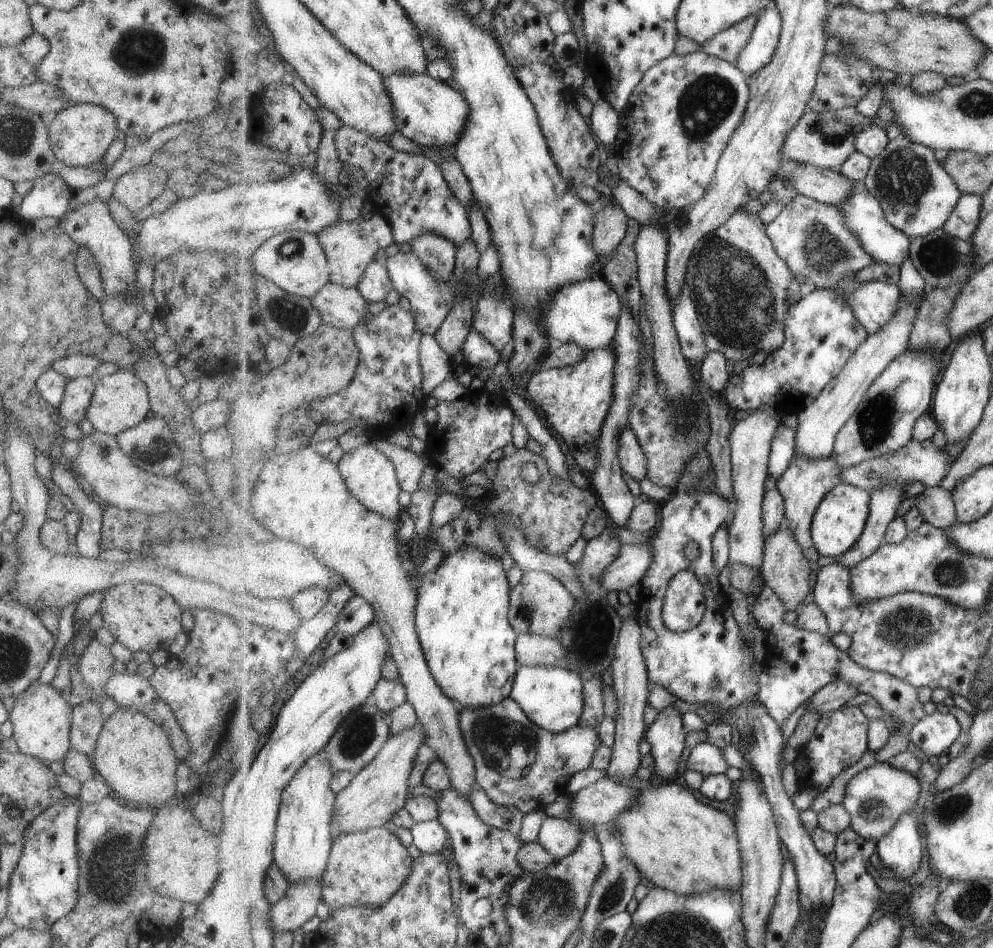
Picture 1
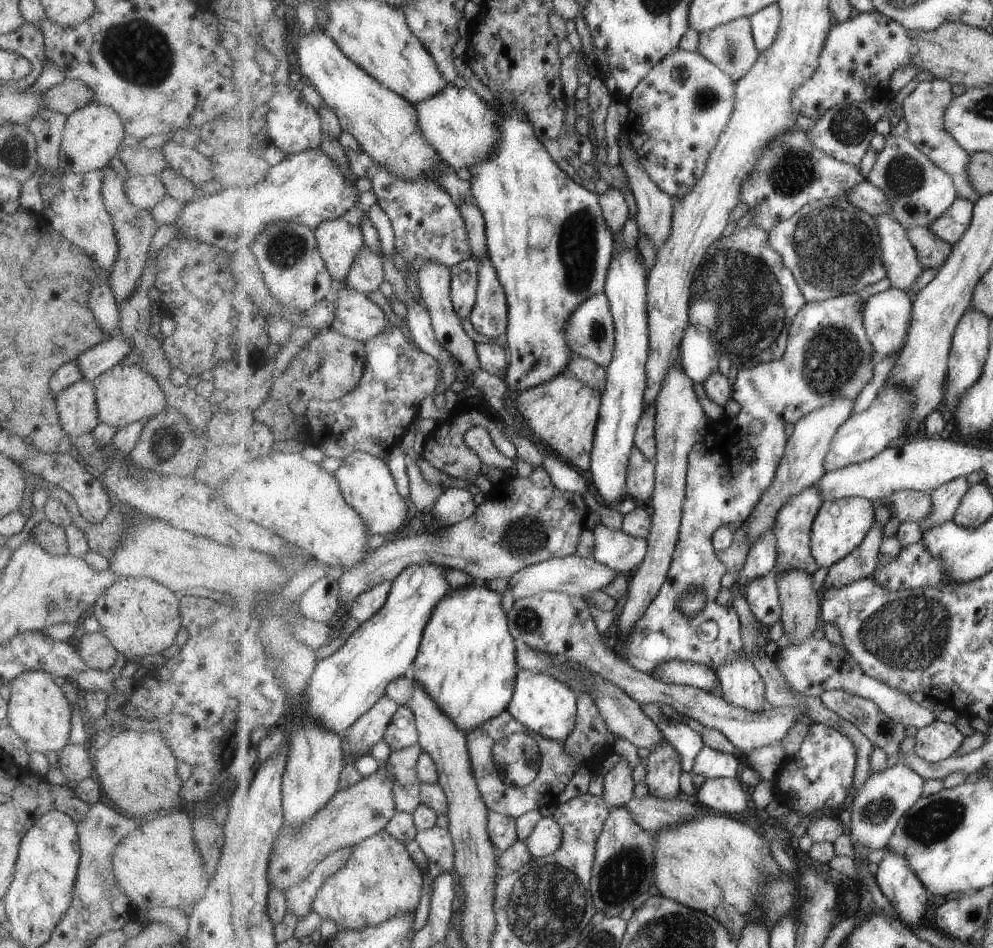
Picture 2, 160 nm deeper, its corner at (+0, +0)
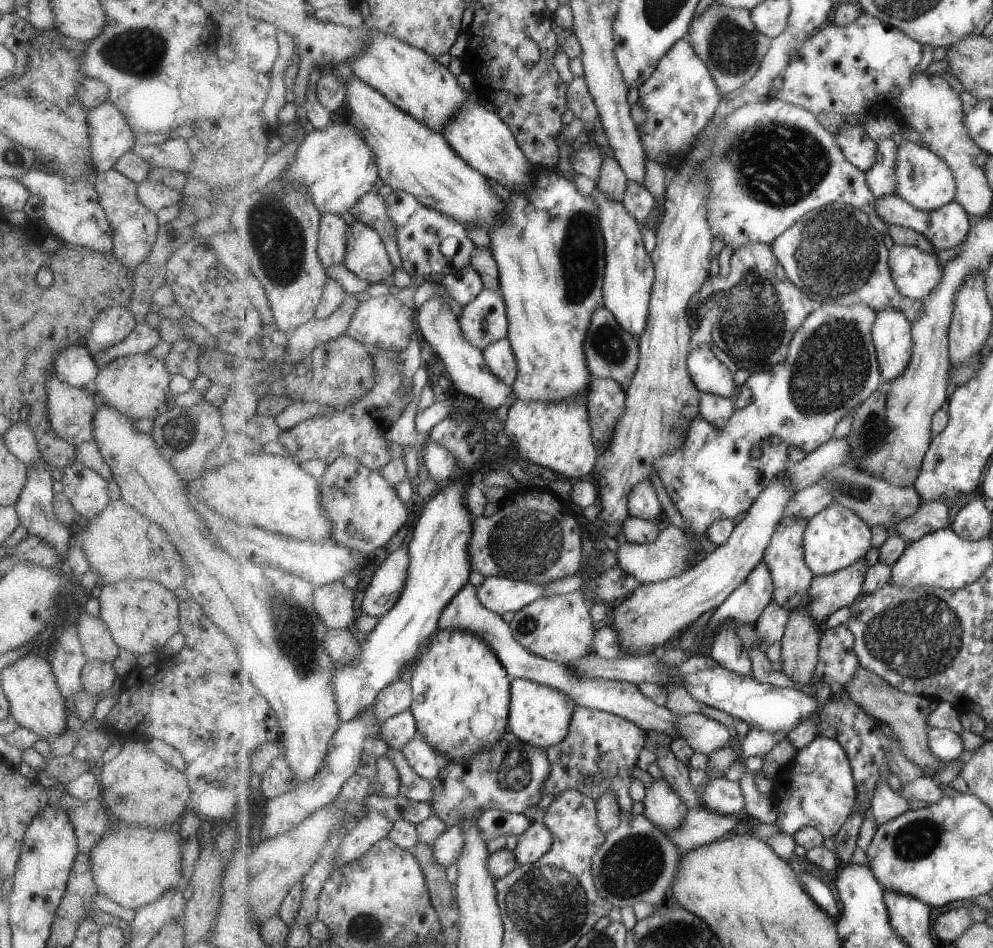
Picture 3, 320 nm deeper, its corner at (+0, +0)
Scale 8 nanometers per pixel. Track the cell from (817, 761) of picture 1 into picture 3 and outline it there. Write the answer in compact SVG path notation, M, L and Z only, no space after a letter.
M817 736L798 751L796 759L777 775L773 791L779 796L774 821L783 833L794 835L807 827L816 828L824 838L835 838L857 804L857 783L850 756L835 739Z

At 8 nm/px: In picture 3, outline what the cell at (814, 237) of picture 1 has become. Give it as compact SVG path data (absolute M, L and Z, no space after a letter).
M831 203L808 212L791 228L788 228L772 244L775 256L781 261L788 277L803 292L819 303L856 305L865 303L876 311L893 307L901 309L912 323L918 321L924 312L924 302L903 296L895 284L890 265L890 250L885 244L883 233L871 226L871 218L856 206L845 203Z

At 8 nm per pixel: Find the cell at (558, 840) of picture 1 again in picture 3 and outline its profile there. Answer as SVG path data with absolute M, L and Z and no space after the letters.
M542 821L534 822L519 837L519 844L515 850L519 865L533 864L545 856L554 843L551 829Z

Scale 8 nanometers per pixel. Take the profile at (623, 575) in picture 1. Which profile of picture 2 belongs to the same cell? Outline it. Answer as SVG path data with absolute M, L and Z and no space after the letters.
M574 554L562 559L551 559L525 567L509 578L506 590L512 593L515 602L541 591L561 591L562 593L585 597L594 590L602 590L609 582L613 582L613 578L617 574L621 573L594 558L580 558L577 554Z

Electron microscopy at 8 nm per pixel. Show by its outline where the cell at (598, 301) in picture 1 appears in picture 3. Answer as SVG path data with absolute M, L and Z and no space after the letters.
M606 307L594 312L586 336L586 355L590 371L595 377L616 380L629 389L640 365L640 340L636 339Z

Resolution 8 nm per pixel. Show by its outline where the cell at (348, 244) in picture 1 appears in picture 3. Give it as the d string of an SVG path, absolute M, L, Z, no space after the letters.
M325 213L320 220L318 253L327 267L343 263L348 251L349 228L340 214Z

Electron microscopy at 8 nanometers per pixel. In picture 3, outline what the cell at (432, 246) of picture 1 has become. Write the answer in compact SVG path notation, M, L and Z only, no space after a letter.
M443 297L431 298L429 302L426 302L420 309L417 309L417 329L421 340L429 345L434 350L439 358L445 363L446 369L450 374L451 381L455 386L457 392L461 392L464 395L480 401L488 410L497 410L499 406L508 404L509 409L515 404L511 400L511 396L514 396L514 388L512 385L505 384L488 366L484 359L484 352L479 350L475 345L472 345L470 341L466 339L462 332L461 325L458 321L458 316L455 311L449 306L449 303Z

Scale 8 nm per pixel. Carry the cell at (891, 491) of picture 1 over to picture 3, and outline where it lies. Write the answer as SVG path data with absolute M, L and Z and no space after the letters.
M862 558L846 569L814 578L808 592L812 599L805 608L820 629L831 613L849 607L860 598L868 570L867 562Z

